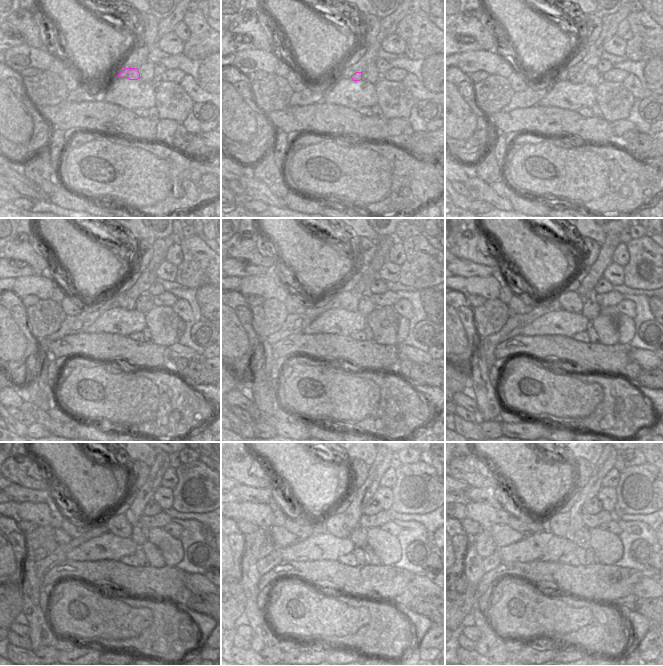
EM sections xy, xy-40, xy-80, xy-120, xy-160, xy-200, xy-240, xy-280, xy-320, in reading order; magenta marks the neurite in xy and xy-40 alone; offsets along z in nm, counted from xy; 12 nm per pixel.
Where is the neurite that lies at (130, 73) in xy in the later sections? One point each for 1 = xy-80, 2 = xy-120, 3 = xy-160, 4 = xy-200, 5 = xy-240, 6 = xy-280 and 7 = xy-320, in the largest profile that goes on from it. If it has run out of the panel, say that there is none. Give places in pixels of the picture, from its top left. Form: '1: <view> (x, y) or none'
1: xy-80 (579, 76)
2: xy-120 (131, 306)
3: xy-160 (346, 296)
4: xy-200 (565, 298)
5: xy-240 (114, 522)
6: xy-280 (335, 524)
7: xy-320 (558, 523)

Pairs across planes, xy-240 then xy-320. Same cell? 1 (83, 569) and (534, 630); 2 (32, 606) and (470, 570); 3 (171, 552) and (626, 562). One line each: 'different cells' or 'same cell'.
1: different cells
2: same cell
3: different cells

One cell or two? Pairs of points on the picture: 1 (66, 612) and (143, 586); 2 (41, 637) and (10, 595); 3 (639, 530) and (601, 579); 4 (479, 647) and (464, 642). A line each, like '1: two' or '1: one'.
1: two
2: two
3: two
4: two

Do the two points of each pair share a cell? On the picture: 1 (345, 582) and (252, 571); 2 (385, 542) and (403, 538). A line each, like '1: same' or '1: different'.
1: different
2: different

